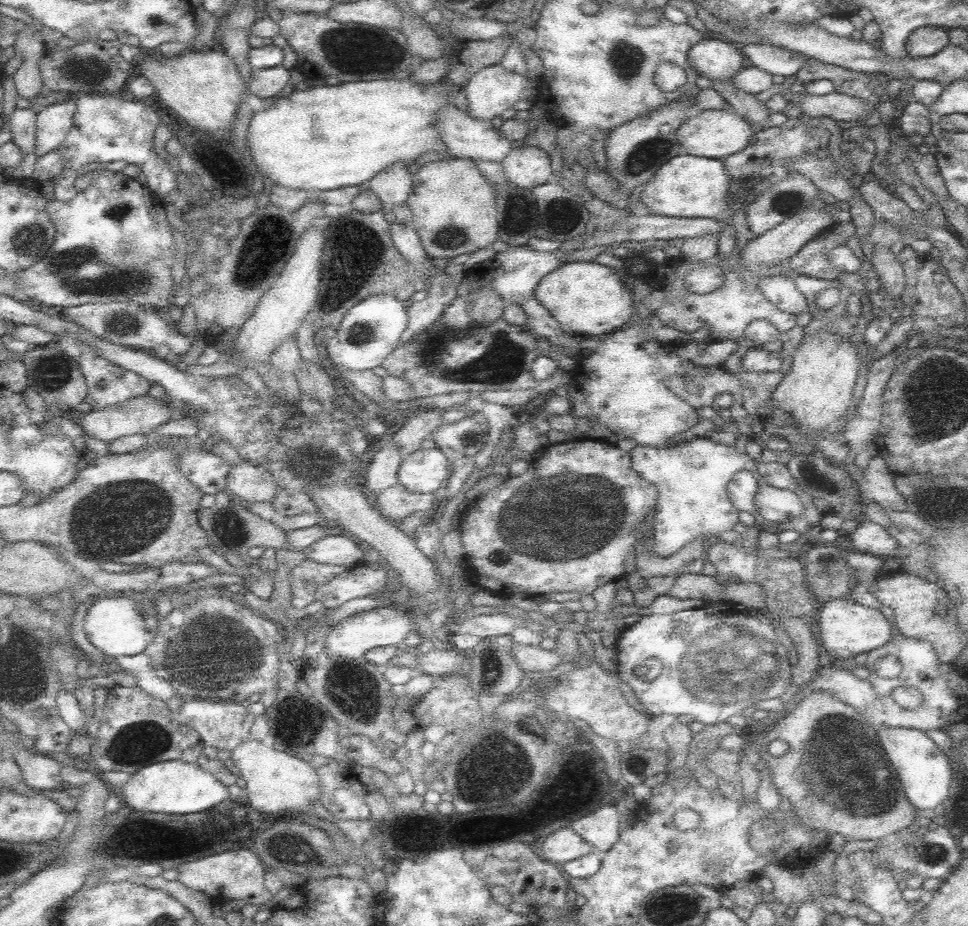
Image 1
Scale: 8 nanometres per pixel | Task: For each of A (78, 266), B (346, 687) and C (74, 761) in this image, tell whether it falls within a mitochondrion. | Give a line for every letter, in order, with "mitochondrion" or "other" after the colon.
A: mitochondrion
B: mitochondrion
C: other

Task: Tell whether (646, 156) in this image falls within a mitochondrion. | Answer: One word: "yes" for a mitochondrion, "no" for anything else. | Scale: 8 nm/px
yes

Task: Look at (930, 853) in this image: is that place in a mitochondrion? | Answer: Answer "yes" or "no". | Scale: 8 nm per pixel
yes

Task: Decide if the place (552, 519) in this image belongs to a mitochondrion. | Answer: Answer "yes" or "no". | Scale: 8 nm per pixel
yes

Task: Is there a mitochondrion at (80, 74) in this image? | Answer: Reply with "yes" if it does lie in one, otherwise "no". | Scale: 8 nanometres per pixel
yes

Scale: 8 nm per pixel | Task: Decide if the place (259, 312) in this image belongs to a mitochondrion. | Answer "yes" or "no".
no

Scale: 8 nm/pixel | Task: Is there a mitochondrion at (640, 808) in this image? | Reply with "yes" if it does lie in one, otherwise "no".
no

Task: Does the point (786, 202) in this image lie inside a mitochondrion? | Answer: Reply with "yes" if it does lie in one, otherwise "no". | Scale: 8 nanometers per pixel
yes

